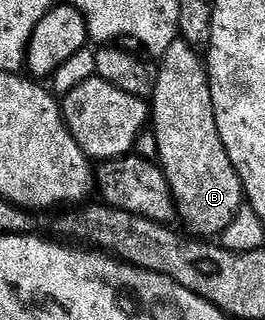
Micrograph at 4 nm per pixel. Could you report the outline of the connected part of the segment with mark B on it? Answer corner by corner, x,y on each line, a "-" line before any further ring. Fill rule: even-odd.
178,38
170,46
170,50
166,50
166,54
159,57
158,64
158,86
150,97
150,128
158,138
158,163
164,169
166,182
170,182
179,219
184,219
183,227
197,238
219,237
220,233
226,230
226,226
234,222
240,209
245,207
246,201
238,170
234,170
234,162
230,162
230,154
226,154
226,146
222,146
222,138
218,134
205,57
182,38

